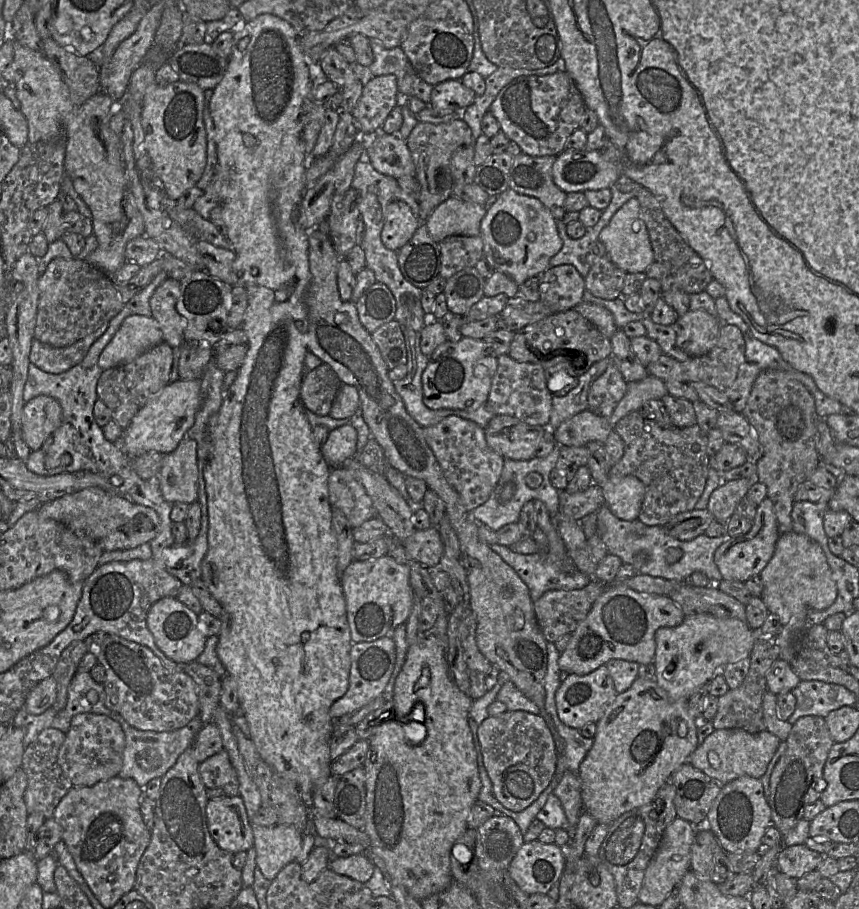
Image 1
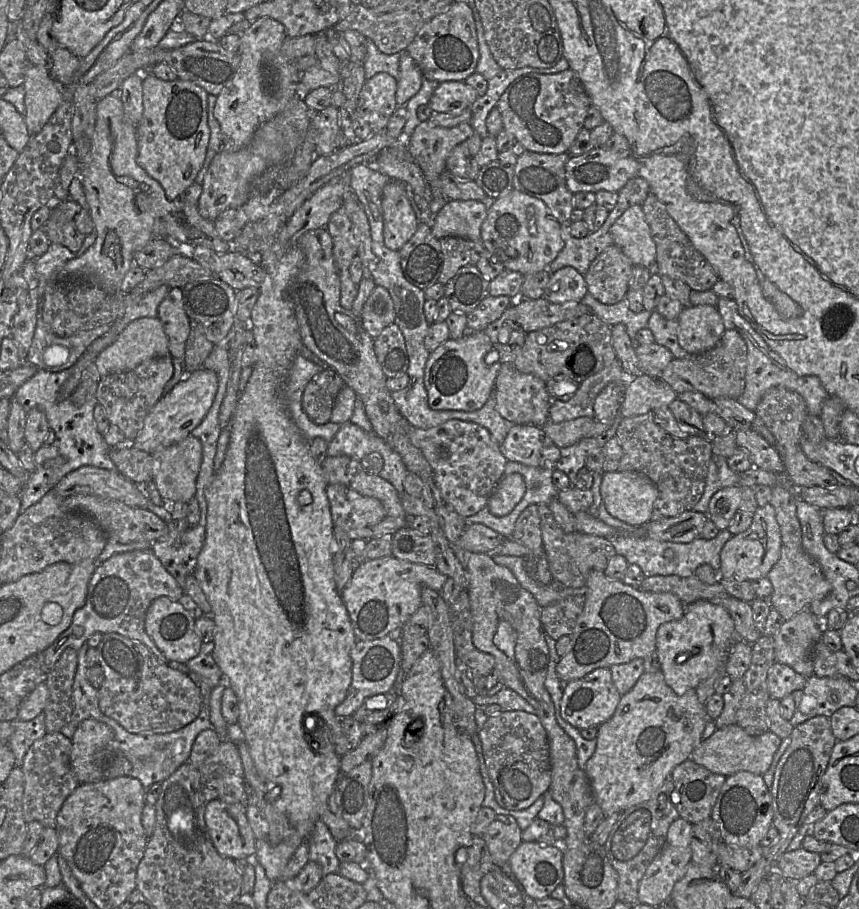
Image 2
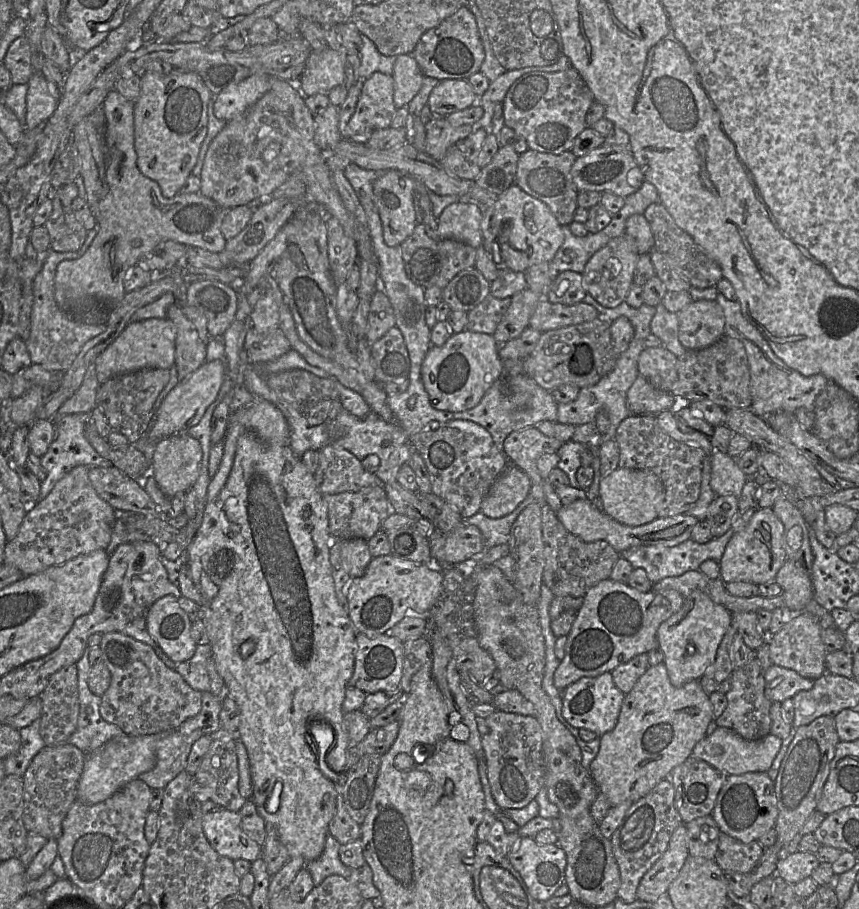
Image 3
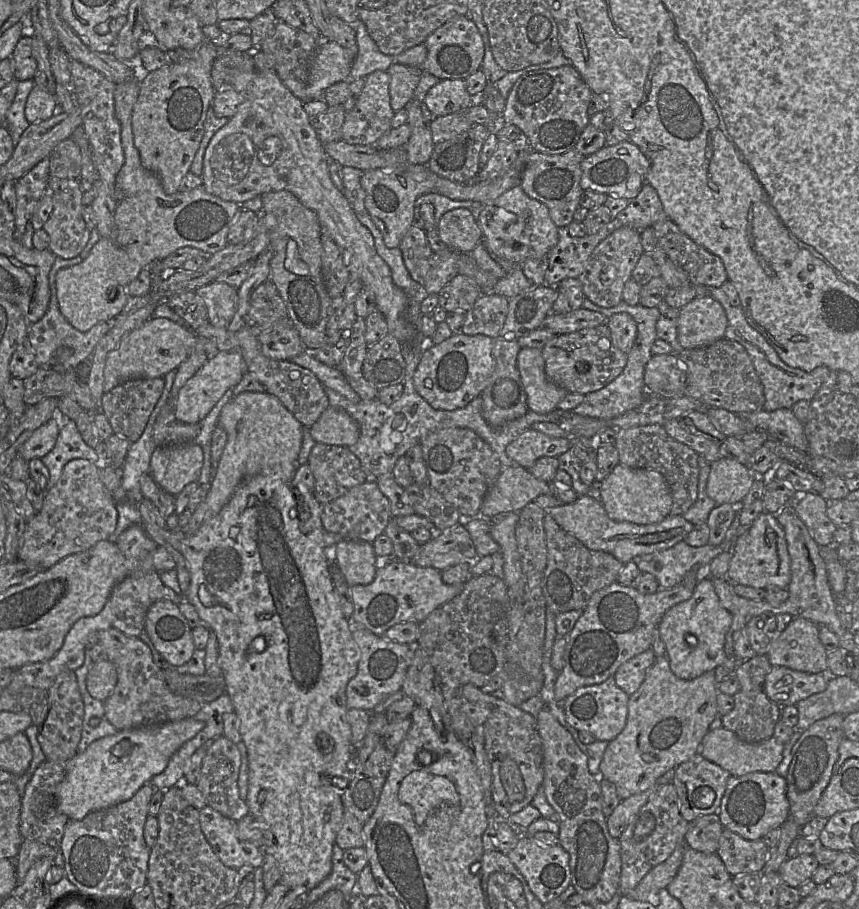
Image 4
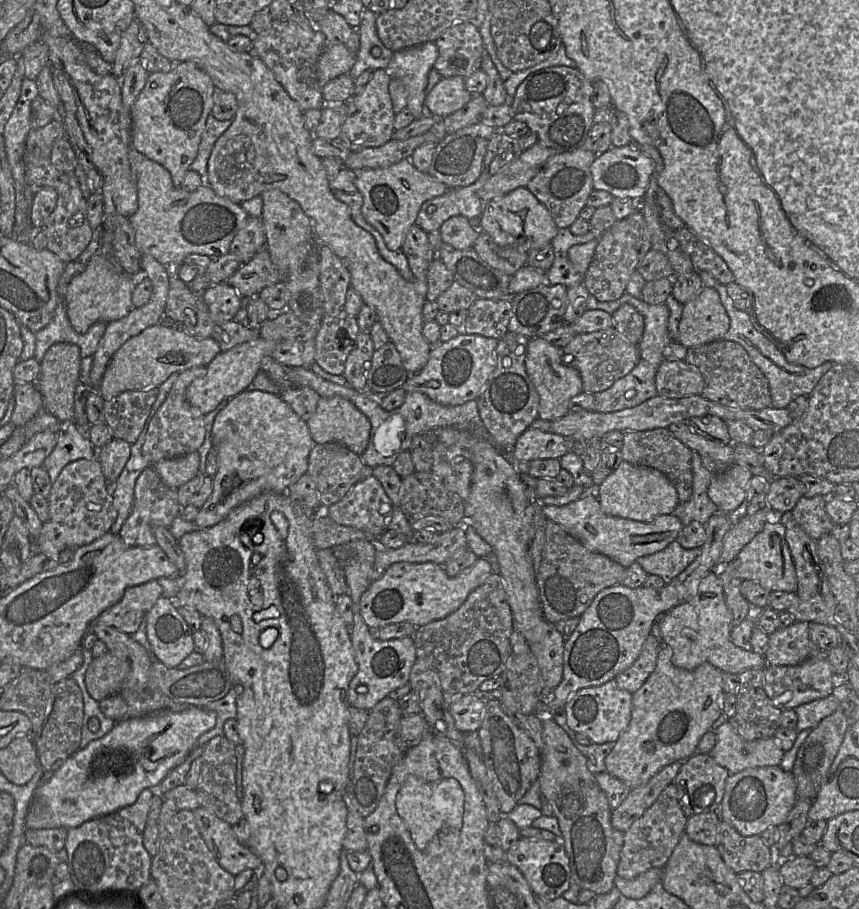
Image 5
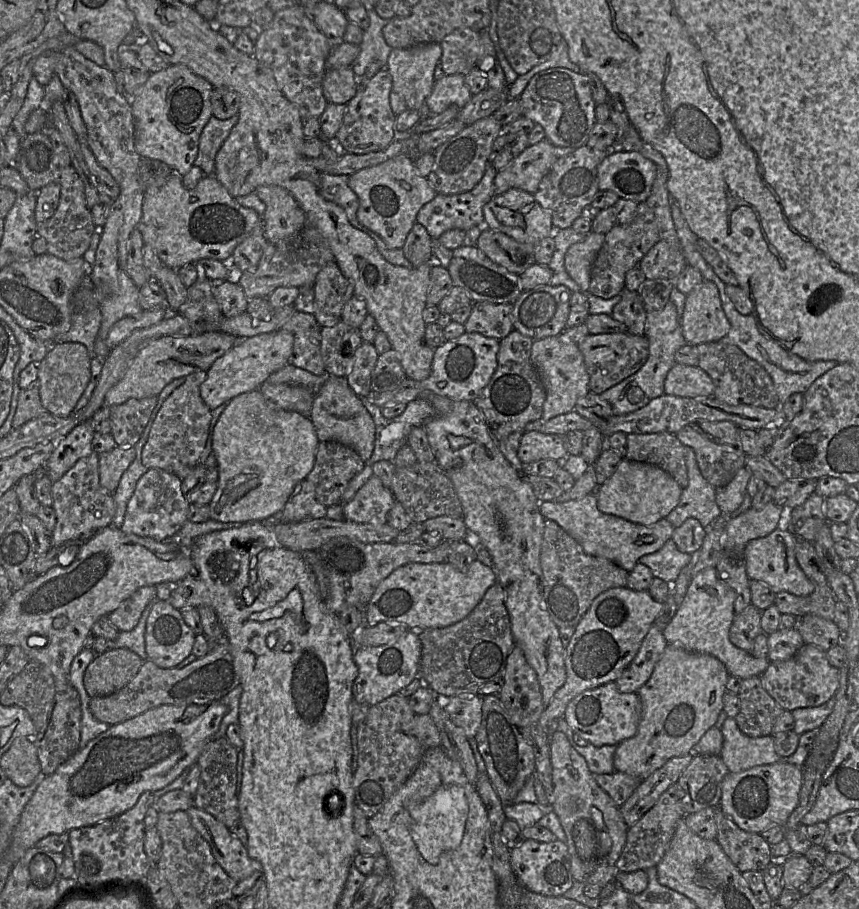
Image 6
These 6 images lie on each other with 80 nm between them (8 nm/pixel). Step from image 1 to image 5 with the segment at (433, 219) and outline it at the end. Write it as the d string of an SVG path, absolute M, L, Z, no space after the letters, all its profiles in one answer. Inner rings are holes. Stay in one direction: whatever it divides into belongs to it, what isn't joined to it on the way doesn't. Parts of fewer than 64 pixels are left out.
M464 216L447 219L440 228L442 241L458 250L472 248L481 231Z

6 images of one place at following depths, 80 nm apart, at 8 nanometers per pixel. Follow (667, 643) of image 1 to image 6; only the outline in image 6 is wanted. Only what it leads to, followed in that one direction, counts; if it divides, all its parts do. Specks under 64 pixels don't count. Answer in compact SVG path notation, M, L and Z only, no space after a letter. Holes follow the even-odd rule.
M706 568L692 578L682 603L664 627L663 635L668 644L716 657L732 676L741 679L761 676L770 661L767 658L753 656L750 652L734 646L729 640L734 618L734 600L734 591L718 578L716 568Z

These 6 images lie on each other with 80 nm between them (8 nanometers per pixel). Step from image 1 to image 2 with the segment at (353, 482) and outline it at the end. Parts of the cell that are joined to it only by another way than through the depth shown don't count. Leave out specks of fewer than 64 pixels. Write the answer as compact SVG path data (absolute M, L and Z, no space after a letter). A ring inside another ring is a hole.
M328 484L326 493L334 526L340 527L351 540L370 539L373 537L374 526L386 517L385 508L378 499L363 495L343 484Z

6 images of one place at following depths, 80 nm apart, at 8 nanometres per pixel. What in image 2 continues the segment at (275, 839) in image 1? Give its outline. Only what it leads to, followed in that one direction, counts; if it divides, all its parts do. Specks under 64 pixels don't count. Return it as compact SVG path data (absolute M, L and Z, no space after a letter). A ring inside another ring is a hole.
M256 839L255 860L263 866L267 878L276 882L297 848L283 842L273 846L267 839Z

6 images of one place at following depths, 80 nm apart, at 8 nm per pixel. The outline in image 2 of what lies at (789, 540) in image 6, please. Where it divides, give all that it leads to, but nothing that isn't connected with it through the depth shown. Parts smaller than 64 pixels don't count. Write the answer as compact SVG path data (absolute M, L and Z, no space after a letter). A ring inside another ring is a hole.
M770 503L757 508L750 527L742 533L732 535L720 552L720 579L754 581L767 578L767 574L778 561L782 540L775 511Z

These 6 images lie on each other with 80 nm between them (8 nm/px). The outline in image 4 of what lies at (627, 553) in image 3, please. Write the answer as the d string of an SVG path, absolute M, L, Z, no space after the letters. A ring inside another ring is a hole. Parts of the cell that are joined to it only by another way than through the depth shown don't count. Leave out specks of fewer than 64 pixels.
M737 512L732 524L726 532L724 540L719 545L713 546L706 544L704 546L693 547L688 545L685 541L680 541L665 550L636 556L632 559L632 561L637 565L641 573L646 572L652 574L657 579L660 588L669 589L679 584L684 578L685 574L690 571L706 571L711 560L722 552L731 551L732 557L735 541L739 535L745 532L747 527L748 526L740 526L739 512Z

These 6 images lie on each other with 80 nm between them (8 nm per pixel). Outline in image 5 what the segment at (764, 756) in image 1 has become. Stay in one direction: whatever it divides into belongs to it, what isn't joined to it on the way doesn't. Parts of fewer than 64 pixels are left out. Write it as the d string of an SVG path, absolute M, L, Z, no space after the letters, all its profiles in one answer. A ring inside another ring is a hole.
M728 721L719 726L715 734L716 743L709 754L730 774L749 768L778 766L784 756L785 751L776 738L745 740Z

